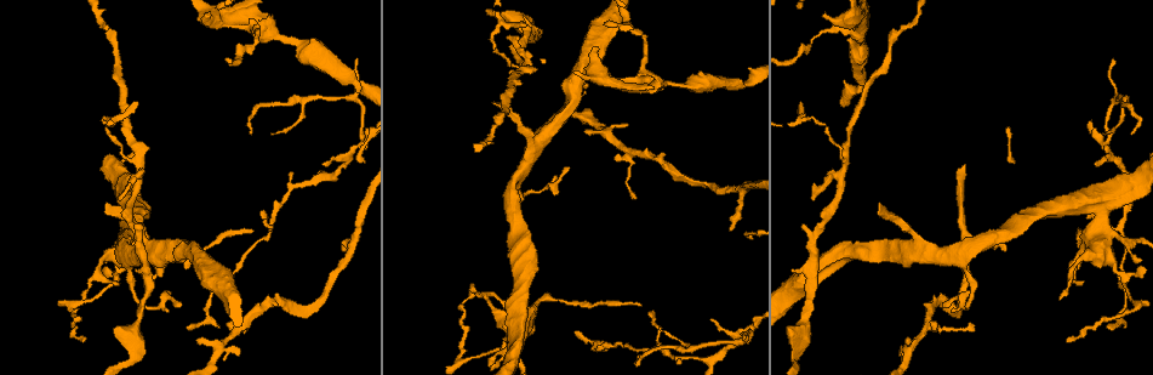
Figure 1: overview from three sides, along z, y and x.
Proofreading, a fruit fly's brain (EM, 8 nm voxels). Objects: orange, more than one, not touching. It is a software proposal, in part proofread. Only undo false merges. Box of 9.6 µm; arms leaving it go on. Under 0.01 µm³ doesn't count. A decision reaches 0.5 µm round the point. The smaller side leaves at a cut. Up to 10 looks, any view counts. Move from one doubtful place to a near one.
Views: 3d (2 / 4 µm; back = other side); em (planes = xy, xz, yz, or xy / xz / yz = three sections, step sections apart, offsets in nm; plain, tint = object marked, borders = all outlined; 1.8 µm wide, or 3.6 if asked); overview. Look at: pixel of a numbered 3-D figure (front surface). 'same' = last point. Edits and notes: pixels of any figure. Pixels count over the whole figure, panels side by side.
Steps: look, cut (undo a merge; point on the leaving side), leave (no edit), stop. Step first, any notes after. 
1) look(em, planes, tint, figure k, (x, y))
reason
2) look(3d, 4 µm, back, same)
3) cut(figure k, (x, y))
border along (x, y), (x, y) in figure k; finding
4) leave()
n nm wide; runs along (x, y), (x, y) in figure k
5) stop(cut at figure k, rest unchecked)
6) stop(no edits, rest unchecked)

look(em, planes, tint, figure 1, (842, 165))
two arms at a narrow angle

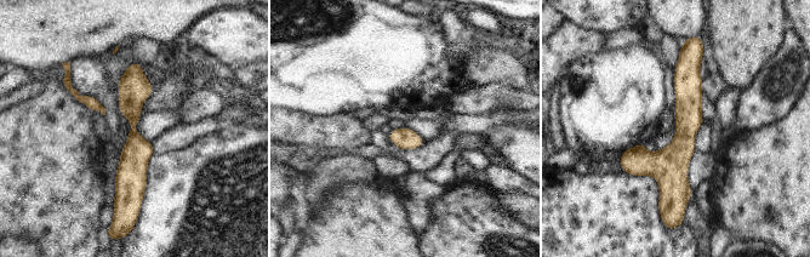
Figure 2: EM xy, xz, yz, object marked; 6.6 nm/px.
leave()
runs along (683, 55), (686, 130), (671, 200) in figure 2; one neuron here

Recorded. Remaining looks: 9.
look(em, xz, step 16, tint, figure 1, (266, 31))
narrows sharply

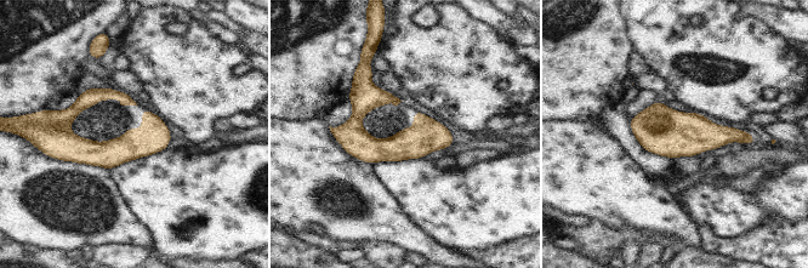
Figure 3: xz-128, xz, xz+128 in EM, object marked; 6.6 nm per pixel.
look(em, planes, tint, same)

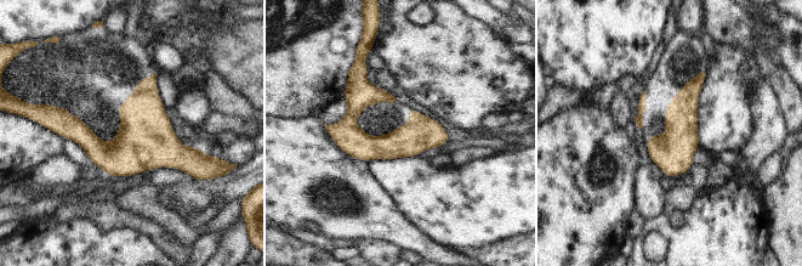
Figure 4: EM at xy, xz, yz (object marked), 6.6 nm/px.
leave()
220 nm wide; runs along (703, 71), (682, 108), (669, 173) in figure 4; continuous, no second neuron

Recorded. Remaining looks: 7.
look(3d, 2 µm, back, figure 1, (361, 143))
thick turns thin

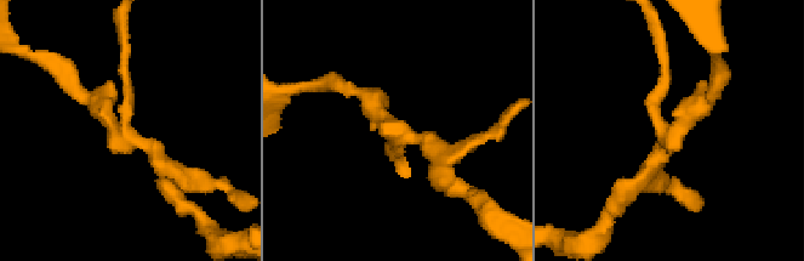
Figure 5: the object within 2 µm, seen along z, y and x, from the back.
look(em, xz, step 8, tint, figure 5, (390, 127))

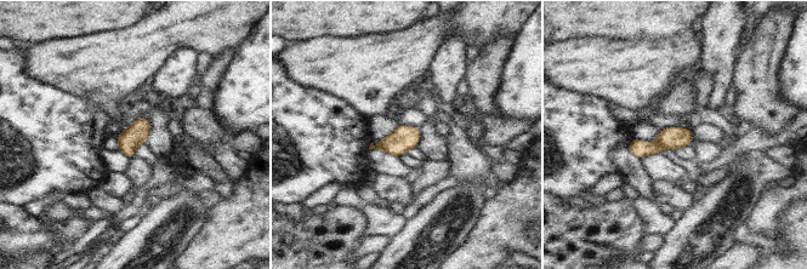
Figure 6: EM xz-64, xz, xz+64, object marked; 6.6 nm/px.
look(em, planes, tint, same)

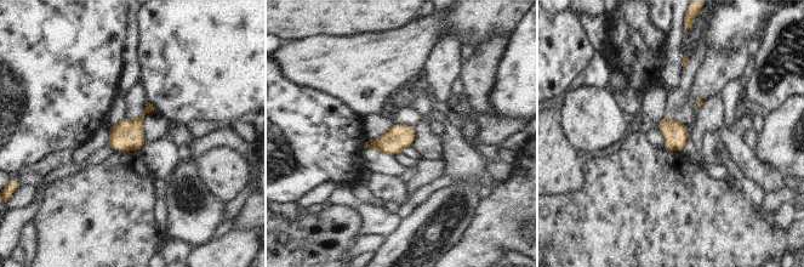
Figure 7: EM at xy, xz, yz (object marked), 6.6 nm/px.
leave()
continuous, no second neuron

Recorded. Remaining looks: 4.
look(em, planes, borders, figure 1, (352, 241))
side arm on a straight run

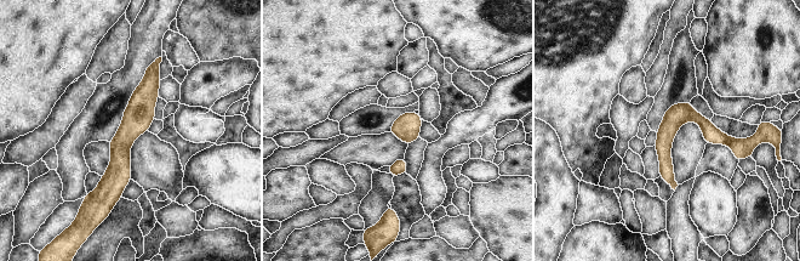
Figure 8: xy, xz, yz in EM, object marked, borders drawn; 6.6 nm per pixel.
leave()
runs along (156, 63), (120, 145), (113, 199) in figure 8; one neuron here

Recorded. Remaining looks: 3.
stop(no edits, rest unchecked)

